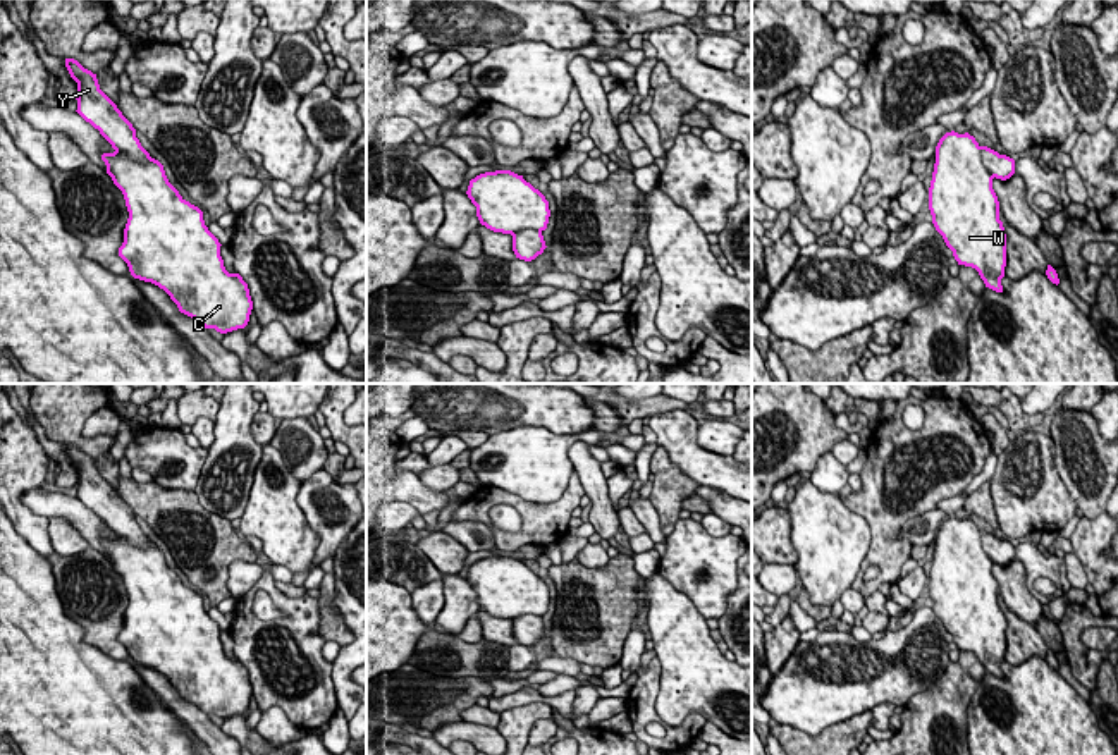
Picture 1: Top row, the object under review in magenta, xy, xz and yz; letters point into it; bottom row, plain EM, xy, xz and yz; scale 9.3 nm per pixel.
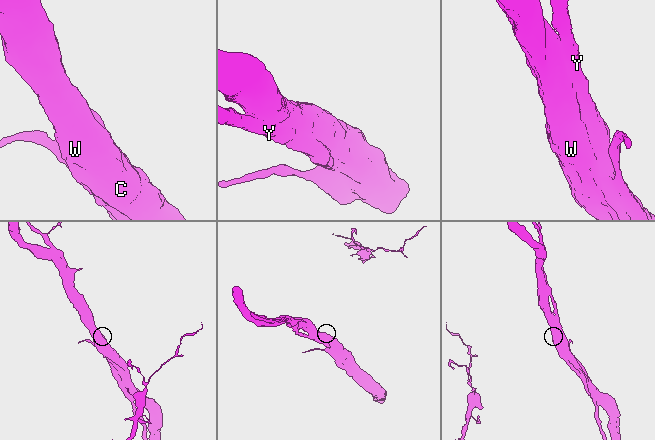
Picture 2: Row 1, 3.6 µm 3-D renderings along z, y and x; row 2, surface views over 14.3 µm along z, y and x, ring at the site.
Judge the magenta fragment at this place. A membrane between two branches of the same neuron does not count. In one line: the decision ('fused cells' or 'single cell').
single cell

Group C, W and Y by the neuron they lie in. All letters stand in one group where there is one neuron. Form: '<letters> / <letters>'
C W Y

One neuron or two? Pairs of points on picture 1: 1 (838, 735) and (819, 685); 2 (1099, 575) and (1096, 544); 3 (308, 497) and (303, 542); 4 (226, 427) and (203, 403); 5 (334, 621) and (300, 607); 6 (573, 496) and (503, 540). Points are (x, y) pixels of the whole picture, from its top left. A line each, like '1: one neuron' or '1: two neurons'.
1: two neurons
2: one neuron
3: two neurons
4: two neurons
5: two neurons
6: one neuron

